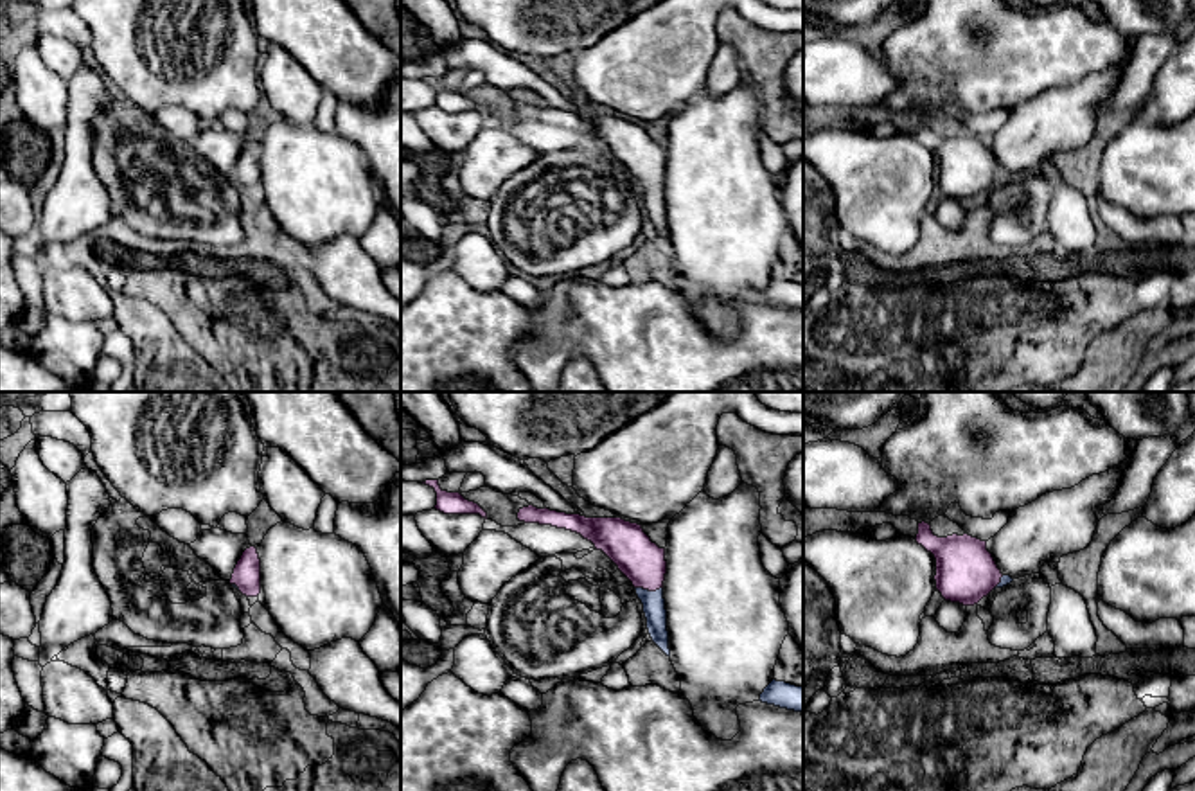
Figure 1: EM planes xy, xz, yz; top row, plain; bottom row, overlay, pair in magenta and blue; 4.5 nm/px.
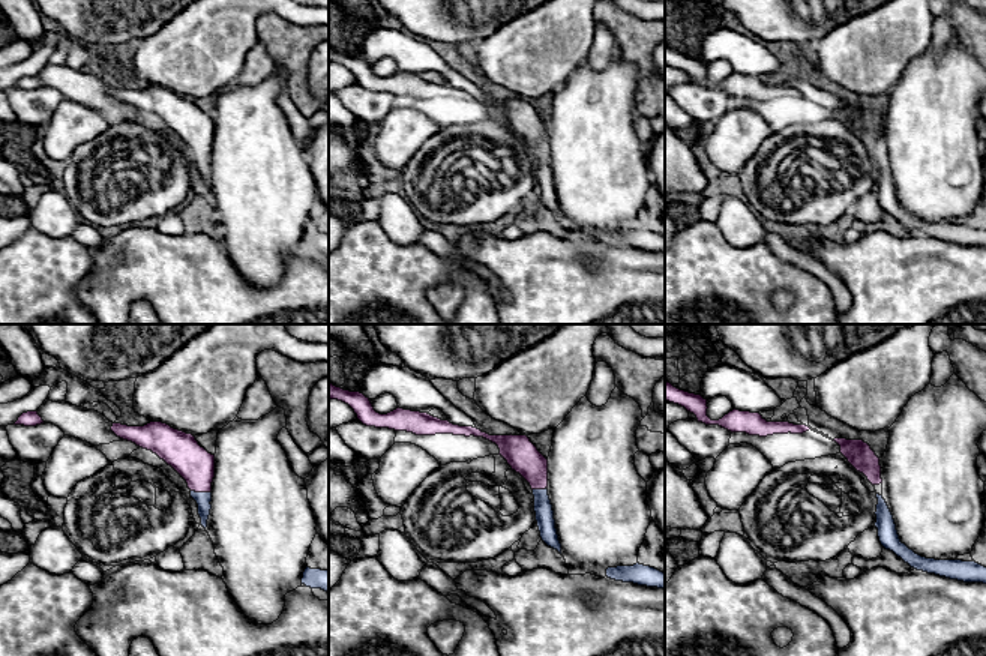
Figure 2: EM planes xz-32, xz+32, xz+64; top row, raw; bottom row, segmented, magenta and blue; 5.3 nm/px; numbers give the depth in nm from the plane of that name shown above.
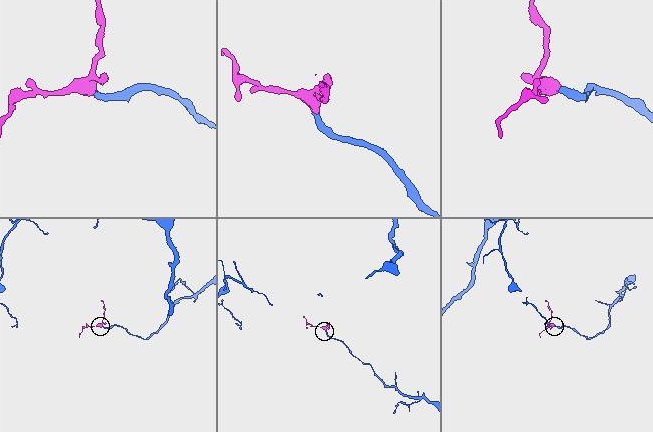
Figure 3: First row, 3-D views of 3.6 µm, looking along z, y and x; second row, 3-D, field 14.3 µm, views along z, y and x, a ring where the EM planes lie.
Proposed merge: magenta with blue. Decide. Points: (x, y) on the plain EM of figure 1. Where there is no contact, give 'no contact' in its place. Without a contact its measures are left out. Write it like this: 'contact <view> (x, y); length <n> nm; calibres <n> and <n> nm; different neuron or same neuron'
contact xz (649, 187); length 130 nm; calibres 200 and 100 nm; same neuron

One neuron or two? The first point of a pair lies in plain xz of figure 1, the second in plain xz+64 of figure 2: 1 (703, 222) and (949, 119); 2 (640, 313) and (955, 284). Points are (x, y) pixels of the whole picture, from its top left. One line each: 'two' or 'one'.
1: one
2: one

